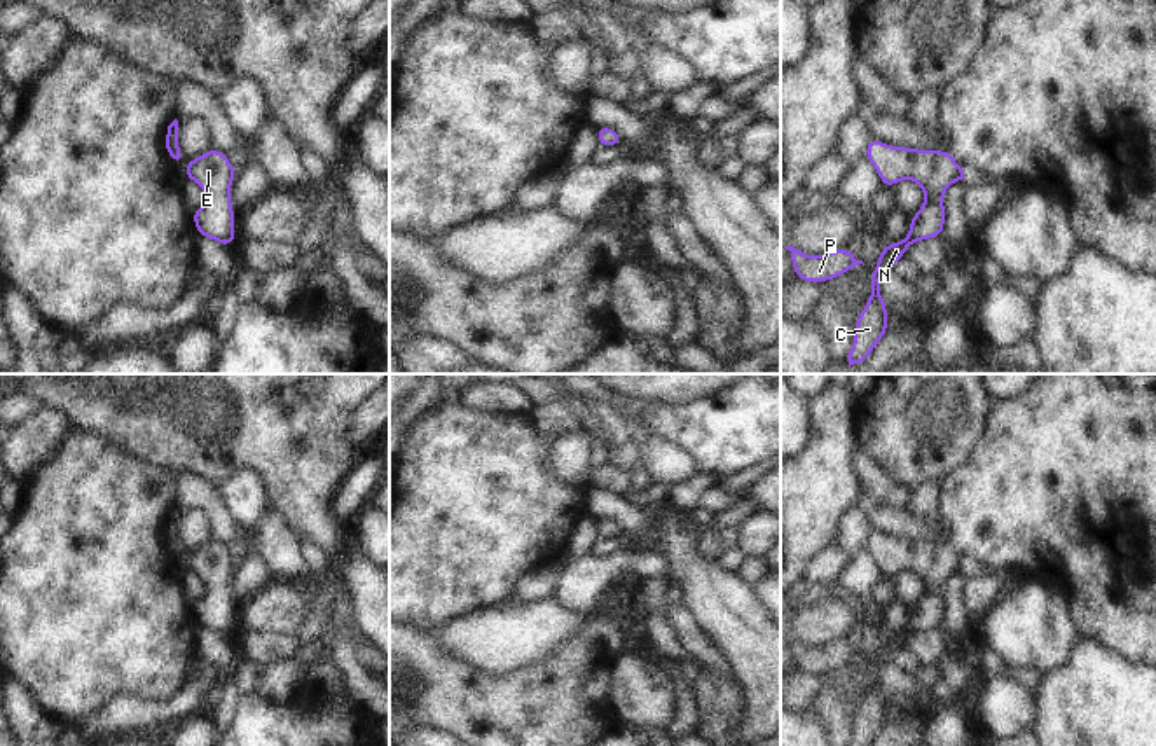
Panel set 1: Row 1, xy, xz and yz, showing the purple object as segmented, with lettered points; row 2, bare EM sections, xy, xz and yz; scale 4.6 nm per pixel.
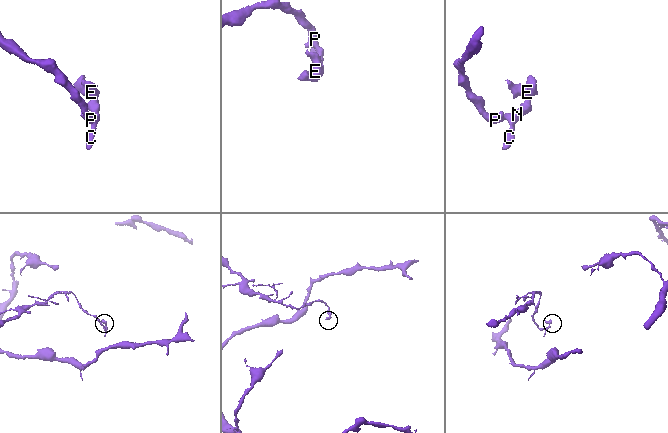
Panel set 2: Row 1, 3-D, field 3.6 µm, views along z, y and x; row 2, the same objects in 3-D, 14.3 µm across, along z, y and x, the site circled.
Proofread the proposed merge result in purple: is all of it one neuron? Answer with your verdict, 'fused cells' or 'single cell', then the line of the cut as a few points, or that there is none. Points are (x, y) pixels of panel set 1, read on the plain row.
single cell | no cut

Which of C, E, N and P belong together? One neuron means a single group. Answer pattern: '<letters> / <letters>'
C E N P

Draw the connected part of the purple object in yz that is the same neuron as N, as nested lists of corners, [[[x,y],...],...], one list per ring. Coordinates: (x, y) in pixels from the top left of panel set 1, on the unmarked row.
[[[871,528],[864,549],[875,557],[885,580],[901,571],[913,571],[925,584],[924,596],[910,608],[910,624],[899,634],[885,634],[871,660],[871,688],[854,715],[854,734],[849,746],[871,746],[889,718],[887,695],[880,685],[882,664],[892,660],[906,641],[924,631],[941,629],[945,620],[943,585],[953,573],[966,573],[966,564],[948,542],[919,542],[892,538]]]

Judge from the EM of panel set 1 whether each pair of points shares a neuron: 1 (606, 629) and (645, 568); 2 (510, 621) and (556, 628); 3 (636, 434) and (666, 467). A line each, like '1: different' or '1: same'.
1: different
2: same
3: same

